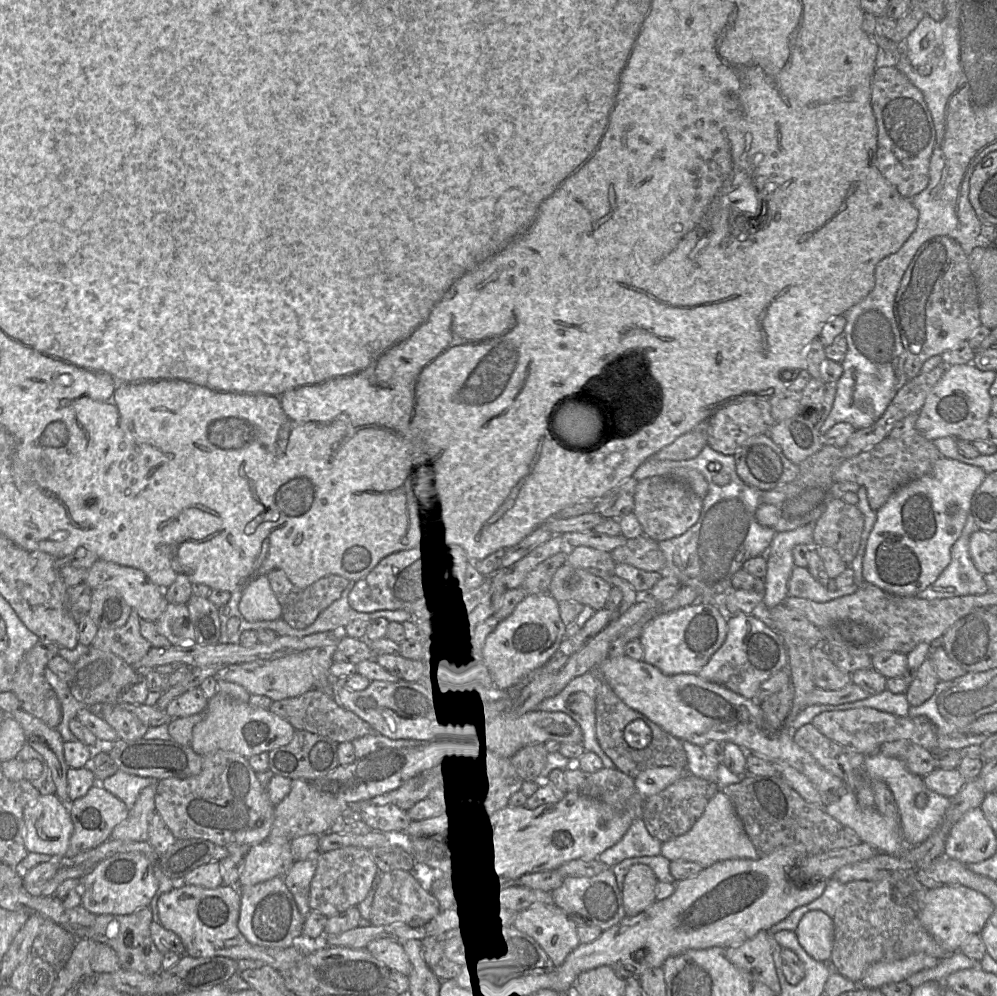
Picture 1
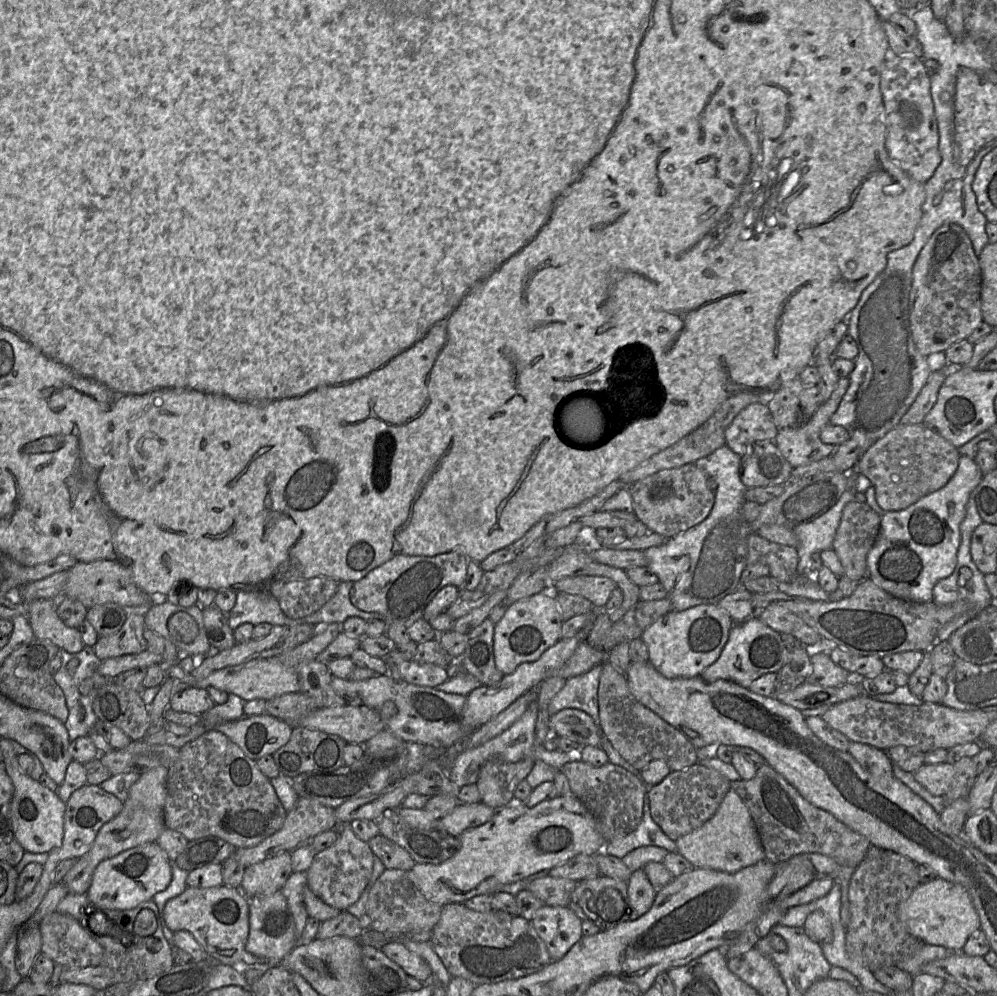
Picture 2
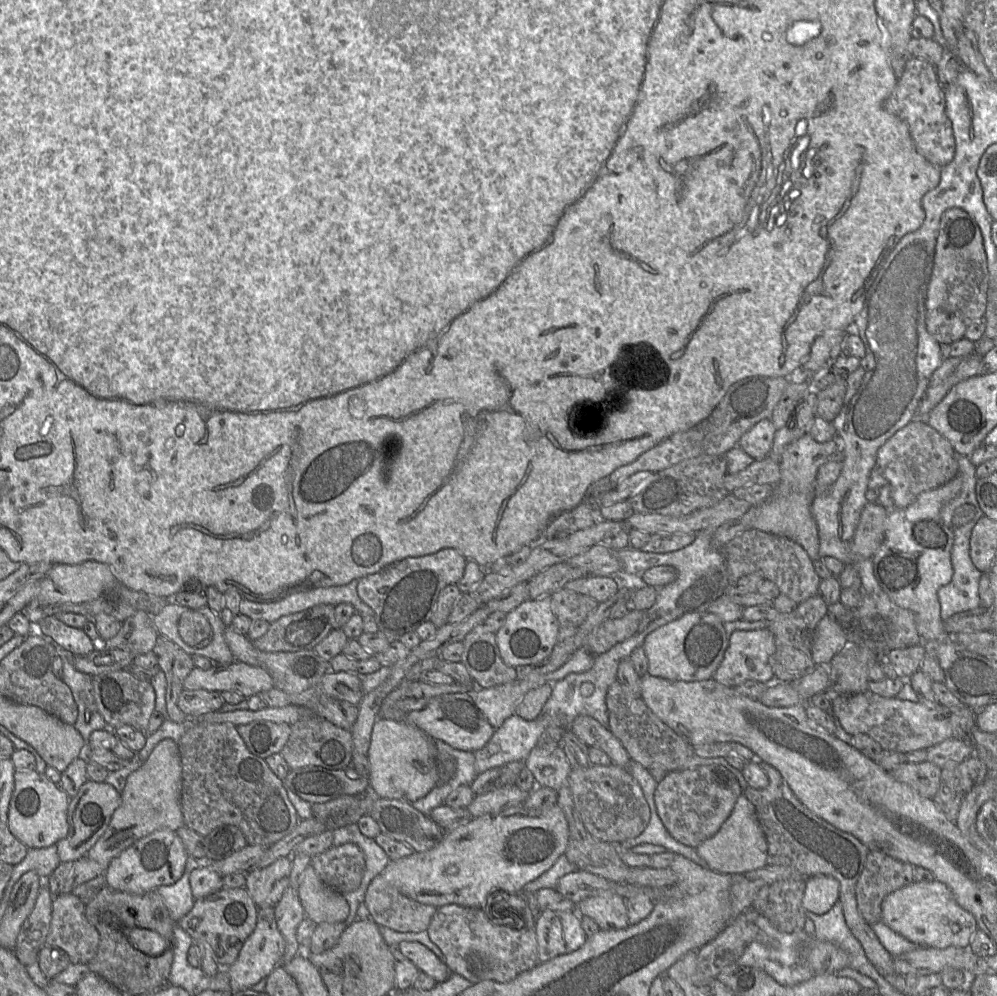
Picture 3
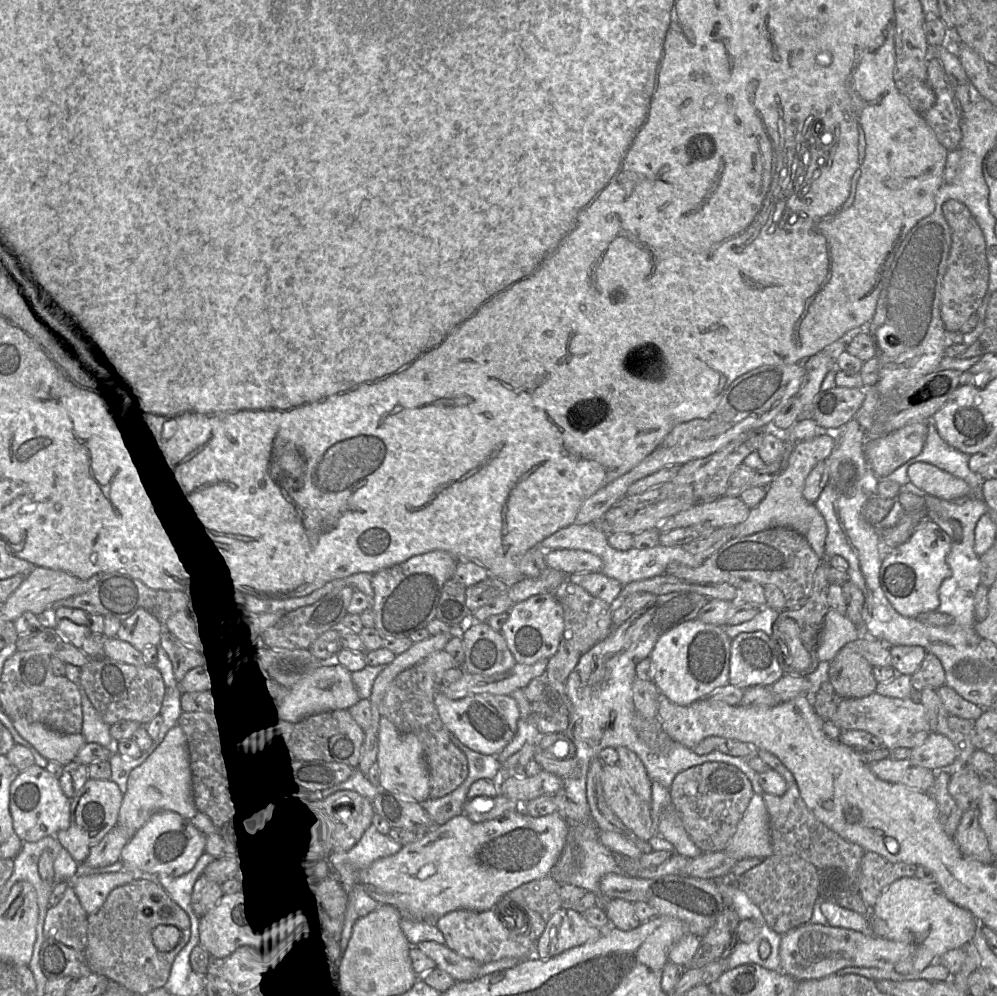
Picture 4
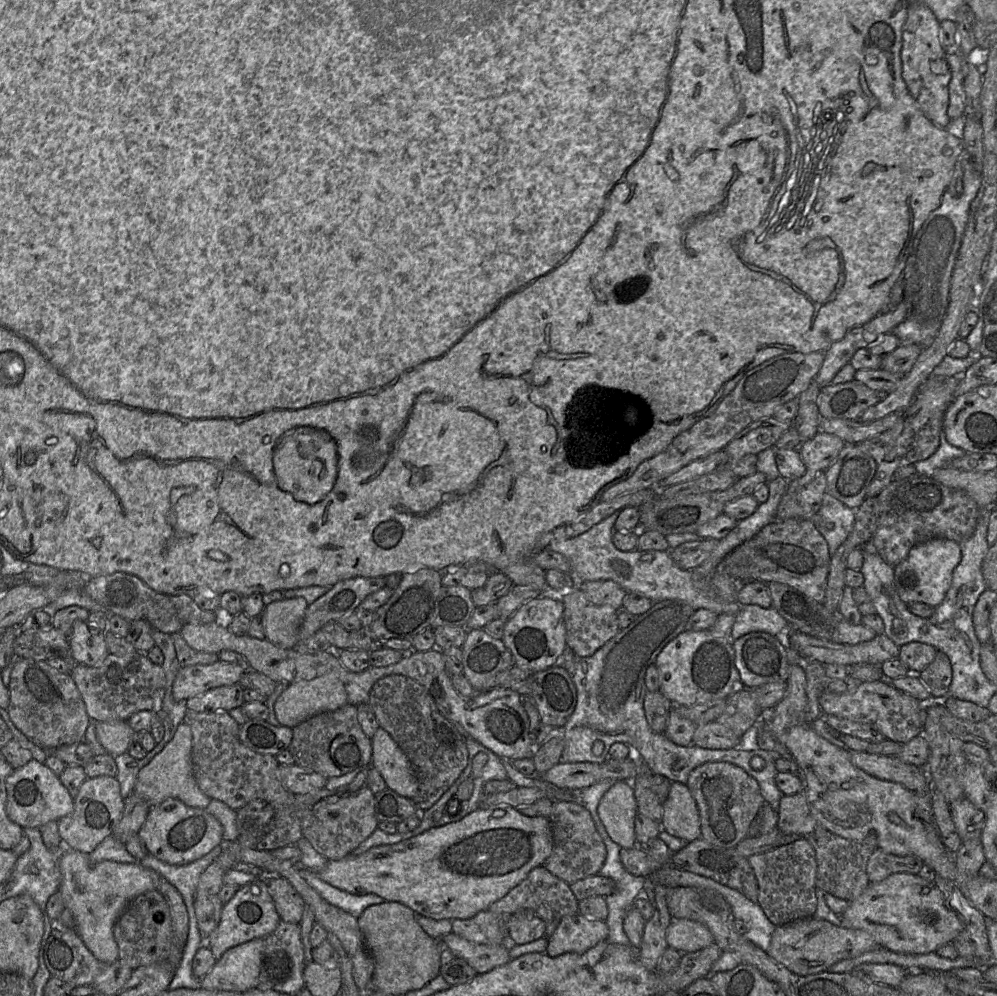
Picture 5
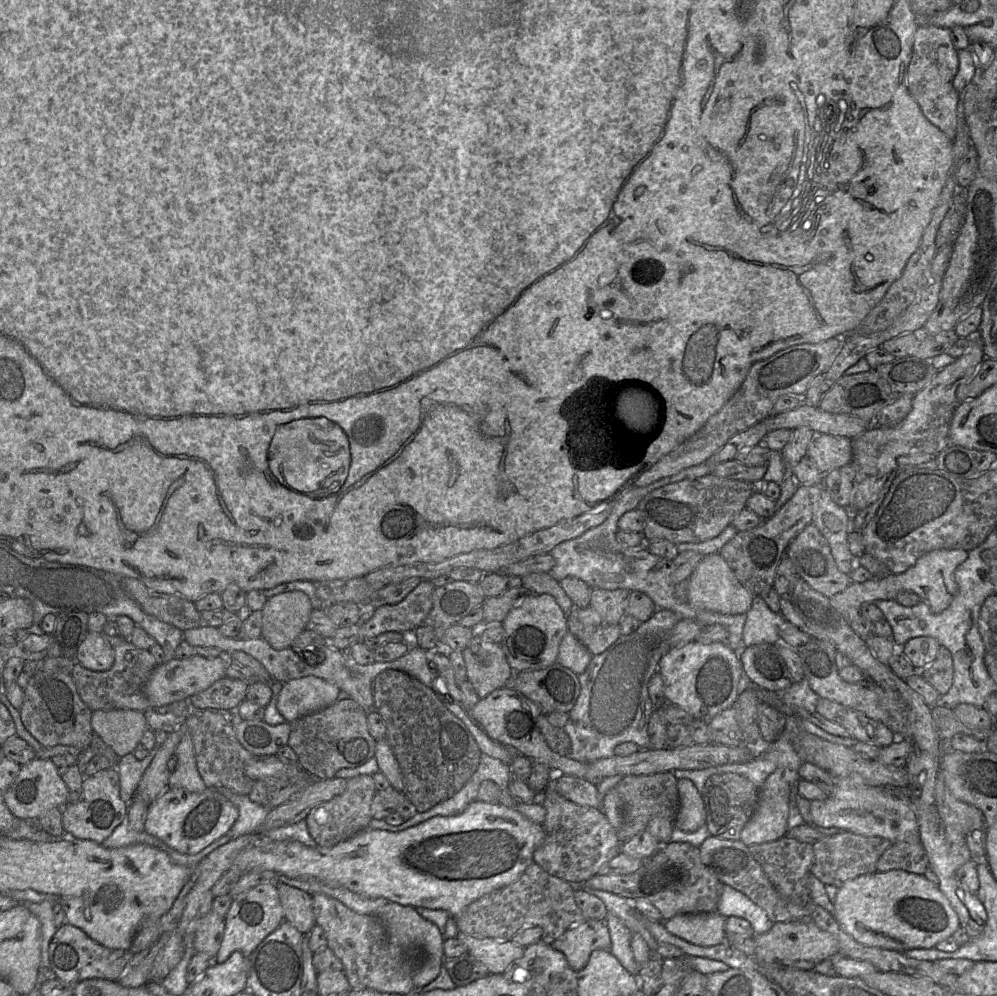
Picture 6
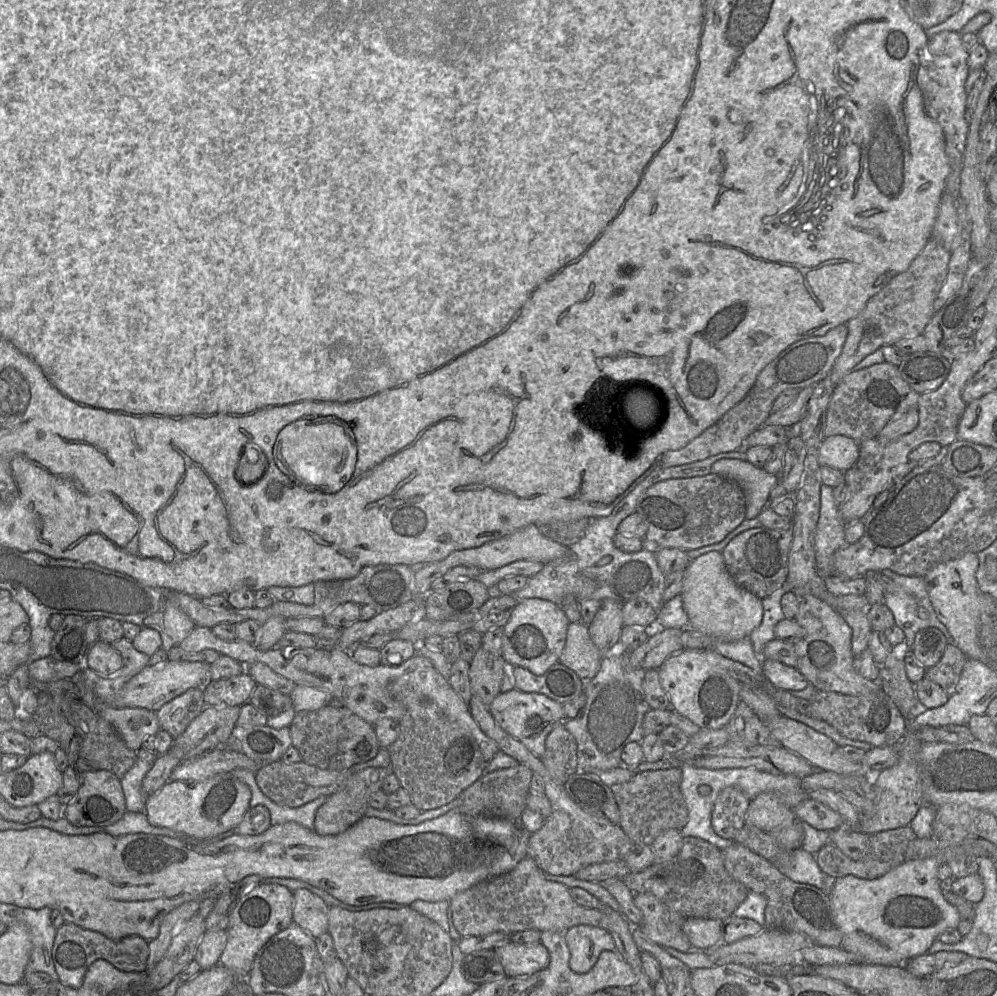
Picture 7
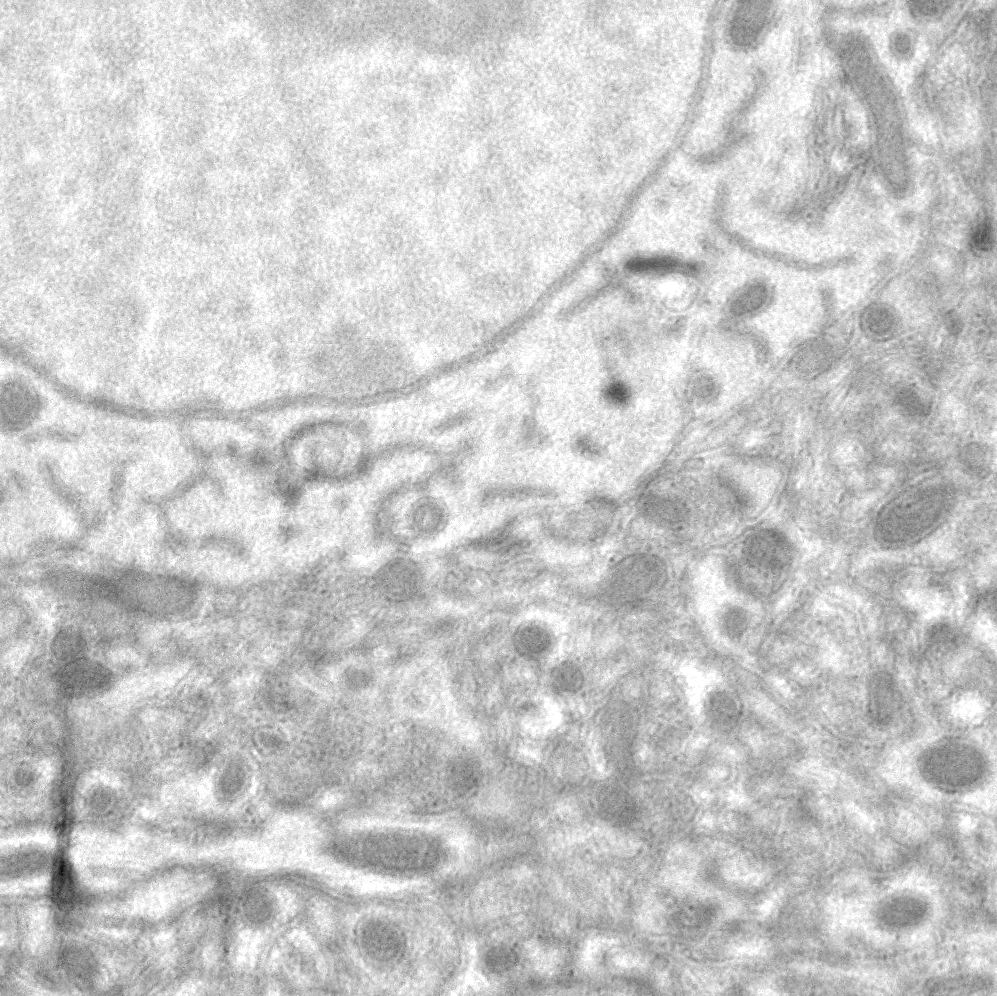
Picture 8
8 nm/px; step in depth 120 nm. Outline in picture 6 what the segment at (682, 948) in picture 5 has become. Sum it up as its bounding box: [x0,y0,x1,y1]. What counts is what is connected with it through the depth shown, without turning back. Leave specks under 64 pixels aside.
[664,913,725,946]

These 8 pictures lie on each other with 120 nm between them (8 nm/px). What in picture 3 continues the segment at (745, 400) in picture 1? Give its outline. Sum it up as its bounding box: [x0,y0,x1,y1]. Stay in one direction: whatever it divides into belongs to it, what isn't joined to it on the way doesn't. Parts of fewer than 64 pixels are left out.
[738,419,777,460]

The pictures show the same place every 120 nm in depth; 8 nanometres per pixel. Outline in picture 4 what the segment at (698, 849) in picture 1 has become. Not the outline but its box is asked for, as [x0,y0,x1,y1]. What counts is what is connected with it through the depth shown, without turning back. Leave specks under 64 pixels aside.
[724,793,773,861]

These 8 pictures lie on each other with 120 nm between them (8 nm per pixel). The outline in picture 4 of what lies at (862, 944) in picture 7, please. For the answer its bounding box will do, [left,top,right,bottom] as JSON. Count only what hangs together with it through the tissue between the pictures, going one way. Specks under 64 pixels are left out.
[868,877,980,974]

